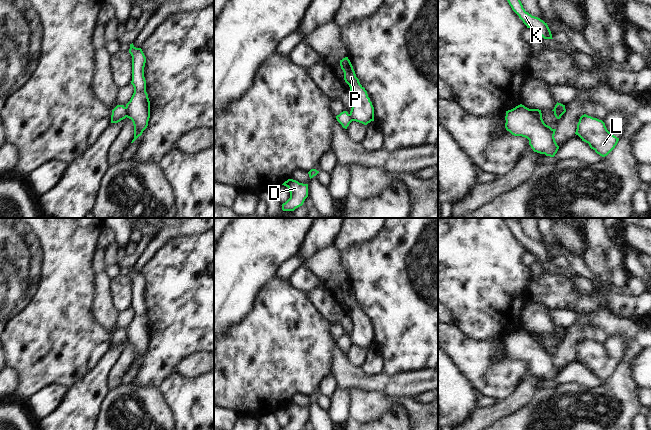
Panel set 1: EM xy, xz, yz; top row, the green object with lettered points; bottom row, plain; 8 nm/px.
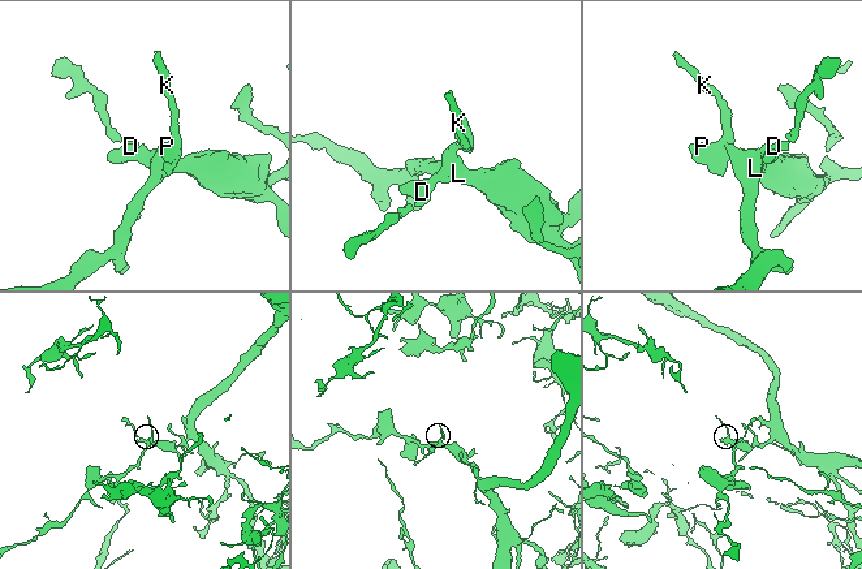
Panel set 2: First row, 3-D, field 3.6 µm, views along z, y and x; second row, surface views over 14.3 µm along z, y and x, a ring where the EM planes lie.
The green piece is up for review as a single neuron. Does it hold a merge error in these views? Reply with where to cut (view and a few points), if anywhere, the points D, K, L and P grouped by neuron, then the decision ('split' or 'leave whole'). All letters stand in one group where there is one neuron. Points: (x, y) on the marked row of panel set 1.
xy (125, 107), (126, 116) | D L / K P | split

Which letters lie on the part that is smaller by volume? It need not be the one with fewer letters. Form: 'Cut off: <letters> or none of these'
Cut off: K, P.

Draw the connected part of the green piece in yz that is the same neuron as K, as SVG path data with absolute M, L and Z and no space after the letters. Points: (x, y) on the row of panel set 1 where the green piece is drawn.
M507 0L512 10L519 16L523 23L537 33L544 39L553 39L551 31L543 20L538 17L532 16L525 11L520 0Z

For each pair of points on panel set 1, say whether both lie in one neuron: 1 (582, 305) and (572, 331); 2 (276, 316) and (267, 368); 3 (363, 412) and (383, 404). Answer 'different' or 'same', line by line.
1: different
2: same
3: same

